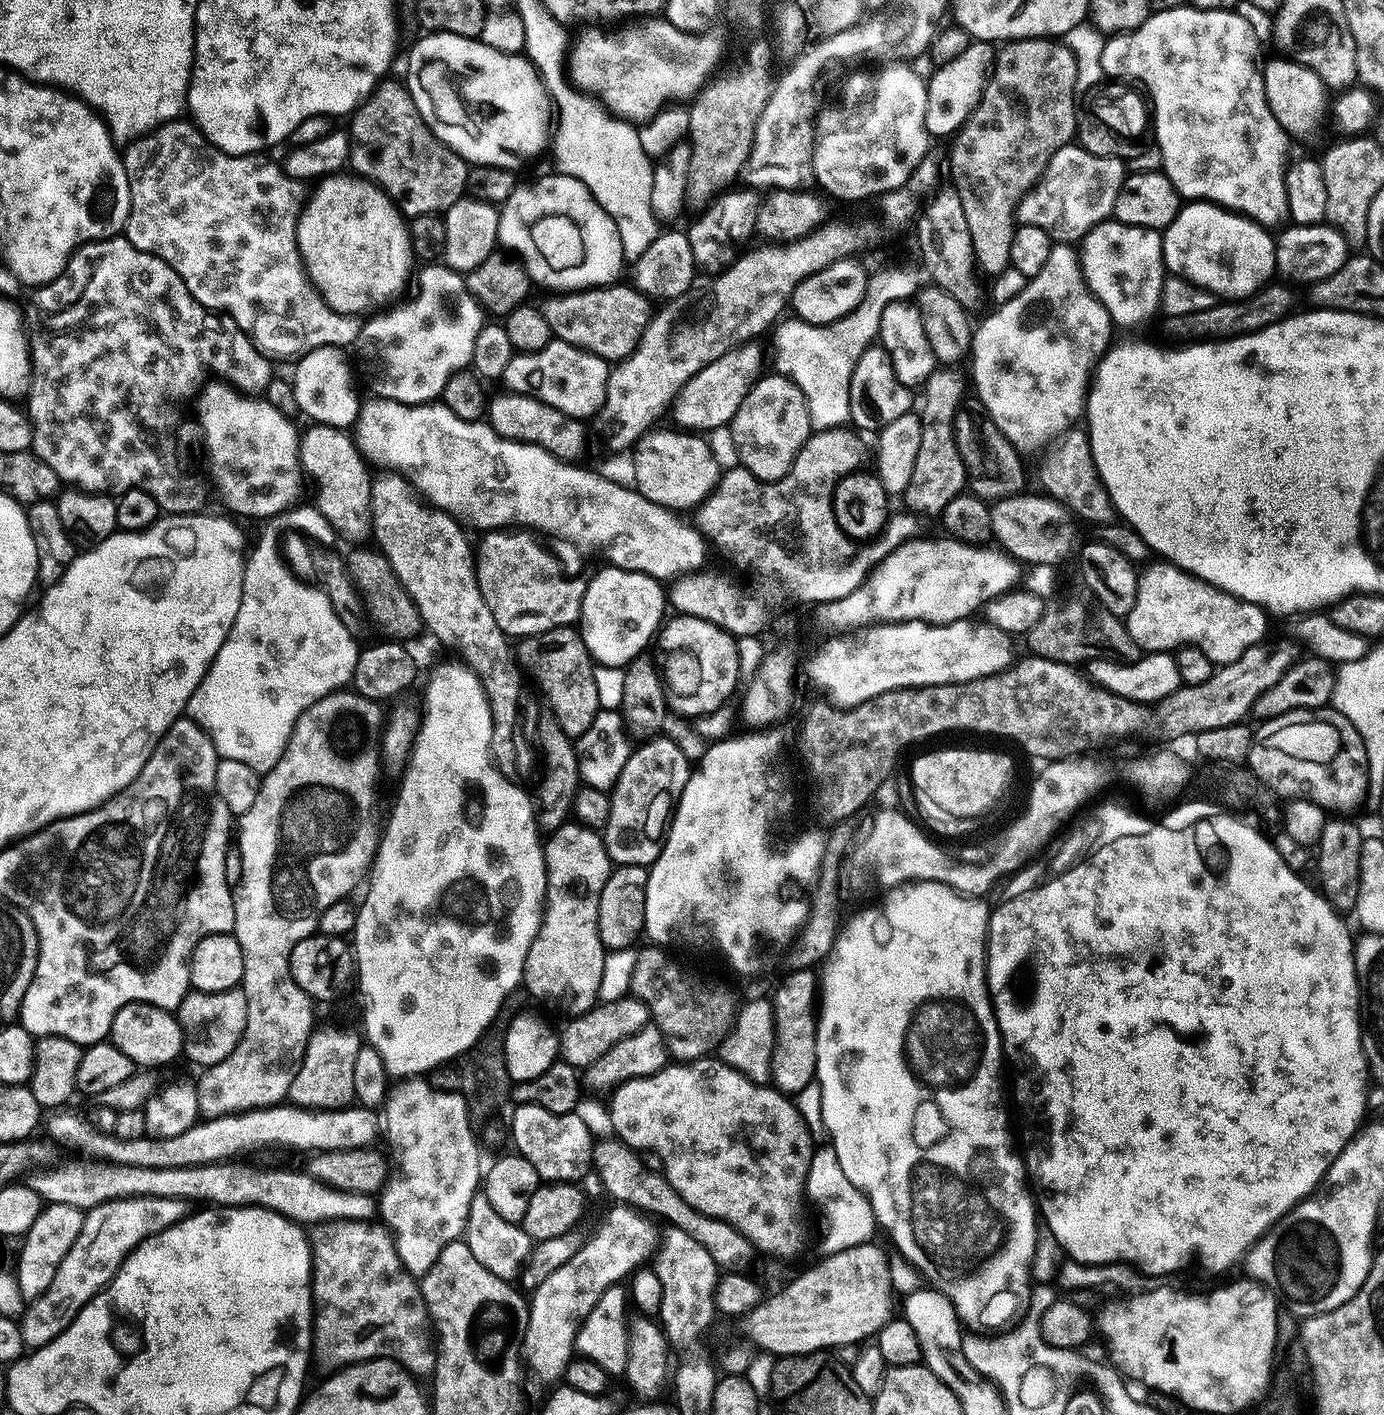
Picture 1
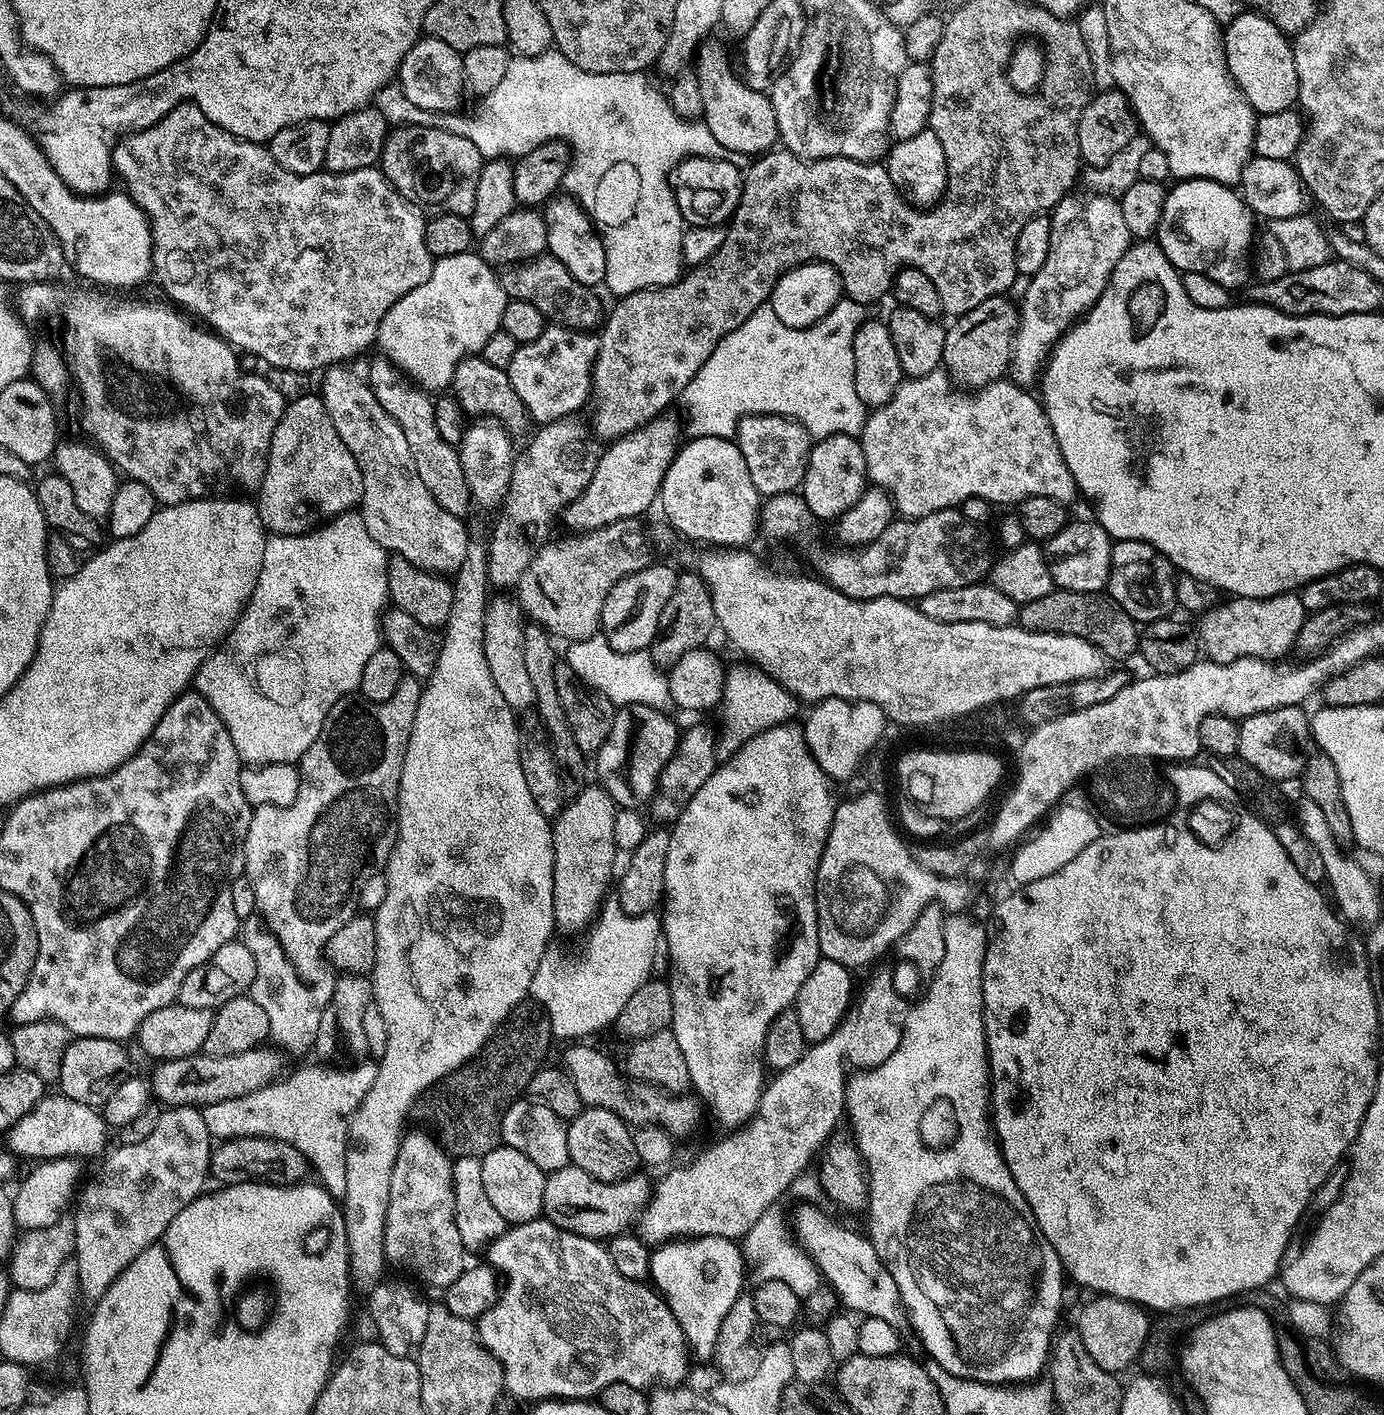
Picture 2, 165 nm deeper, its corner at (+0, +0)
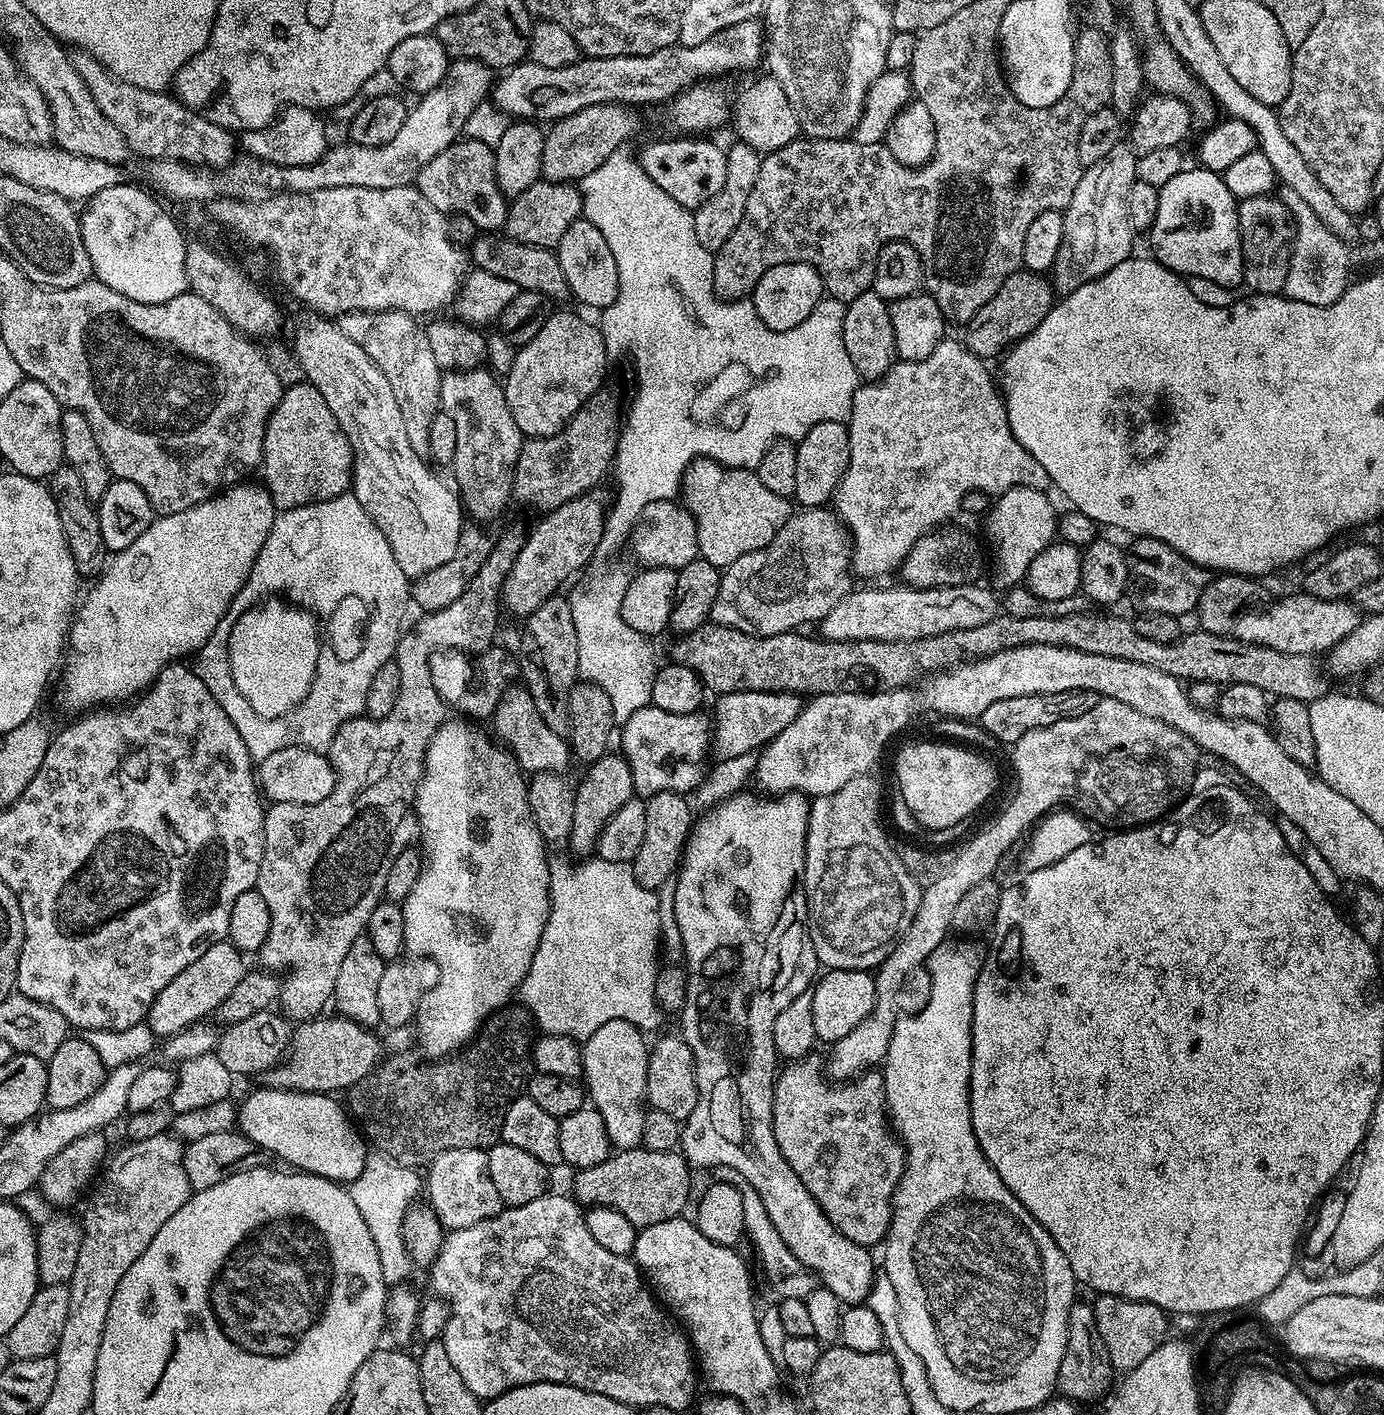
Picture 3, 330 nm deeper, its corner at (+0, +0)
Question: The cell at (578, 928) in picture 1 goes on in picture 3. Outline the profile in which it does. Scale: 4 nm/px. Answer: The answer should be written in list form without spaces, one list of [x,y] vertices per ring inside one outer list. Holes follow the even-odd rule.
[[[609,754],[598,758],[593,764],[587,765],[585,772],[588,773],[584,781],[574,788],[574,824],[566,841],[567,847],[572,847],[580,858],[591,857],[597,851],[603,828],[624,803],[630,802],[636,791],[630,766],[623,755]]]

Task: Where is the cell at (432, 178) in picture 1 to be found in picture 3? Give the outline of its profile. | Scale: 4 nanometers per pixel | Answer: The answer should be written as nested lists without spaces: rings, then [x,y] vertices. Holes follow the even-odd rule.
[[[460,138],[422,166],[414,186],[439,212],[466,214],[477,229],[492,234],[503,229],[508,217],[509,201],[496,184],[496,153],[493,145]]]

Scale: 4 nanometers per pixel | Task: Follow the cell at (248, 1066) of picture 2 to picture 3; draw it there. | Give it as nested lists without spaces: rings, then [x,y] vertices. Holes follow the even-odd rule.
[[[347,1018],[324,1019],[305,1020],[292,1028],[290,1059],[263,1073],[262,1080],[267,1087],[339,1094],[362,1082],[381,1063],[382,1040],[379,1035],[375,1036],[373,1029],[362,1028]]]

